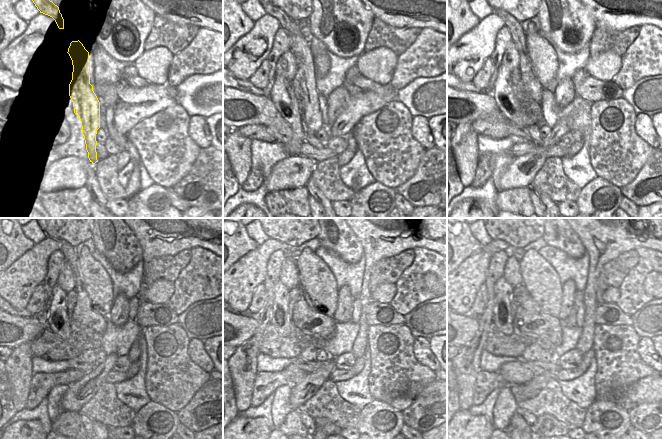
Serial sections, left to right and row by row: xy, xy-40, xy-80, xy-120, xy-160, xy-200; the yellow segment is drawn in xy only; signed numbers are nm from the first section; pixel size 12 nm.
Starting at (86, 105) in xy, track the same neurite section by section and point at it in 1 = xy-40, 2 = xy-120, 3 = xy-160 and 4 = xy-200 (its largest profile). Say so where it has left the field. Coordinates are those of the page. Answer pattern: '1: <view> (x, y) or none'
1: xy-40 (305, 91)
2: xy-120 (71, 258)
3: xy-160 (304, 324)
4: xy-200 (528, 324)

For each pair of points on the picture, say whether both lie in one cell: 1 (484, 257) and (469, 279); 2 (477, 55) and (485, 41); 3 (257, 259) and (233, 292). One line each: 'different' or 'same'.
1: same
2: same
3: same

